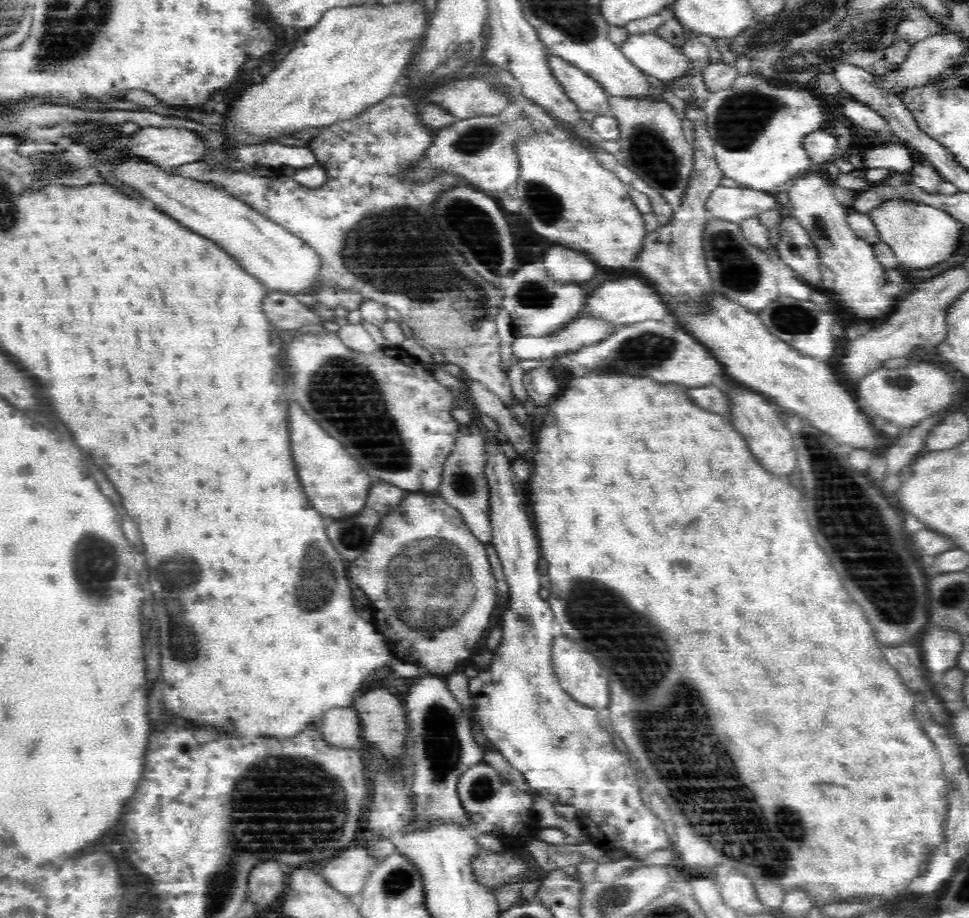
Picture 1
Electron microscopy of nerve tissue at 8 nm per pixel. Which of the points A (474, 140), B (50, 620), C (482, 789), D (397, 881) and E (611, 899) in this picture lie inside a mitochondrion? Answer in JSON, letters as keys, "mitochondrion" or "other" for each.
{"A":"mitochondrion","B":"other","C":"mitochondrion","D":"mitochondrion","E":"mitochondrion"}

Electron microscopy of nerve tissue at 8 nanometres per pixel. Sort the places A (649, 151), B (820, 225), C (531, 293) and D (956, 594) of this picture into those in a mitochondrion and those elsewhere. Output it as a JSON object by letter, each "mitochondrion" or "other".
{"A":"mitochondrion","B":"mitochondrion","C":"mitochondrion","D":"mitochondrion"}

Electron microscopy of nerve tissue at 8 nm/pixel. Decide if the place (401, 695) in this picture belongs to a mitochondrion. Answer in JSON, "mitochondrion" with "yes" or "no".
{"mitochondrion":"no"}

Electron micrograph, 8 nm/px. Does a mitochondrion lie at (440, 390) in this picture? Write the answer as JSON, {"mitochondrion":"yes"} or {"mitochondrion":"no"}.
{"mitochondrion":"no"}

